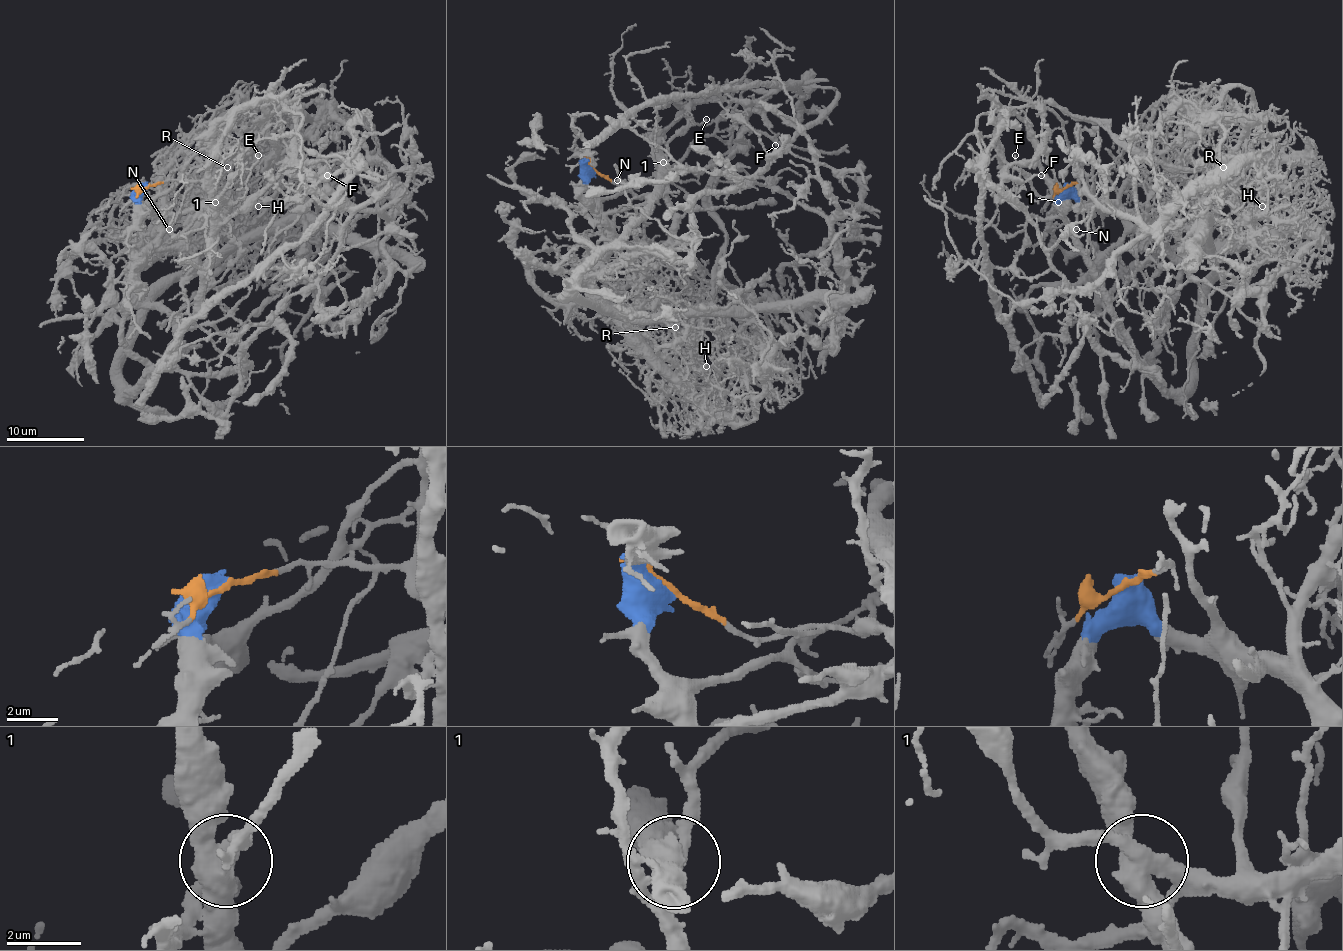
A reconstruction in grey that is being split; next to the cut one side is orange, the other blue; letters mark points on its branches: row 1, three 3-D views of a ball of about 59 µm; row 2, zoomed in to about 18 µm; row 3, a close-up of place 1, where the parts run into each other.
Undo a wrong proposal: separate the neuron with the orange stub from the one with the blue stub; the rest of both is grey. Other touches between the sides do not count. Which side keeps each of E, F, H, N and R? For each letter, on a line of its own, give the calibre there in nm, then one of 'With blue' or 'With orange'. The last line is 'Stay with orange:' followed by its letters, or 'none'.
E: Thickness 130 nm. With orange
F: Thickness 150 nm. With orange
H: Thickness 100 nm. With blue
N: Thickness 190 nm. With orange
R: Thickness 140 nm. With blue
Stay with orange: E, F, N

